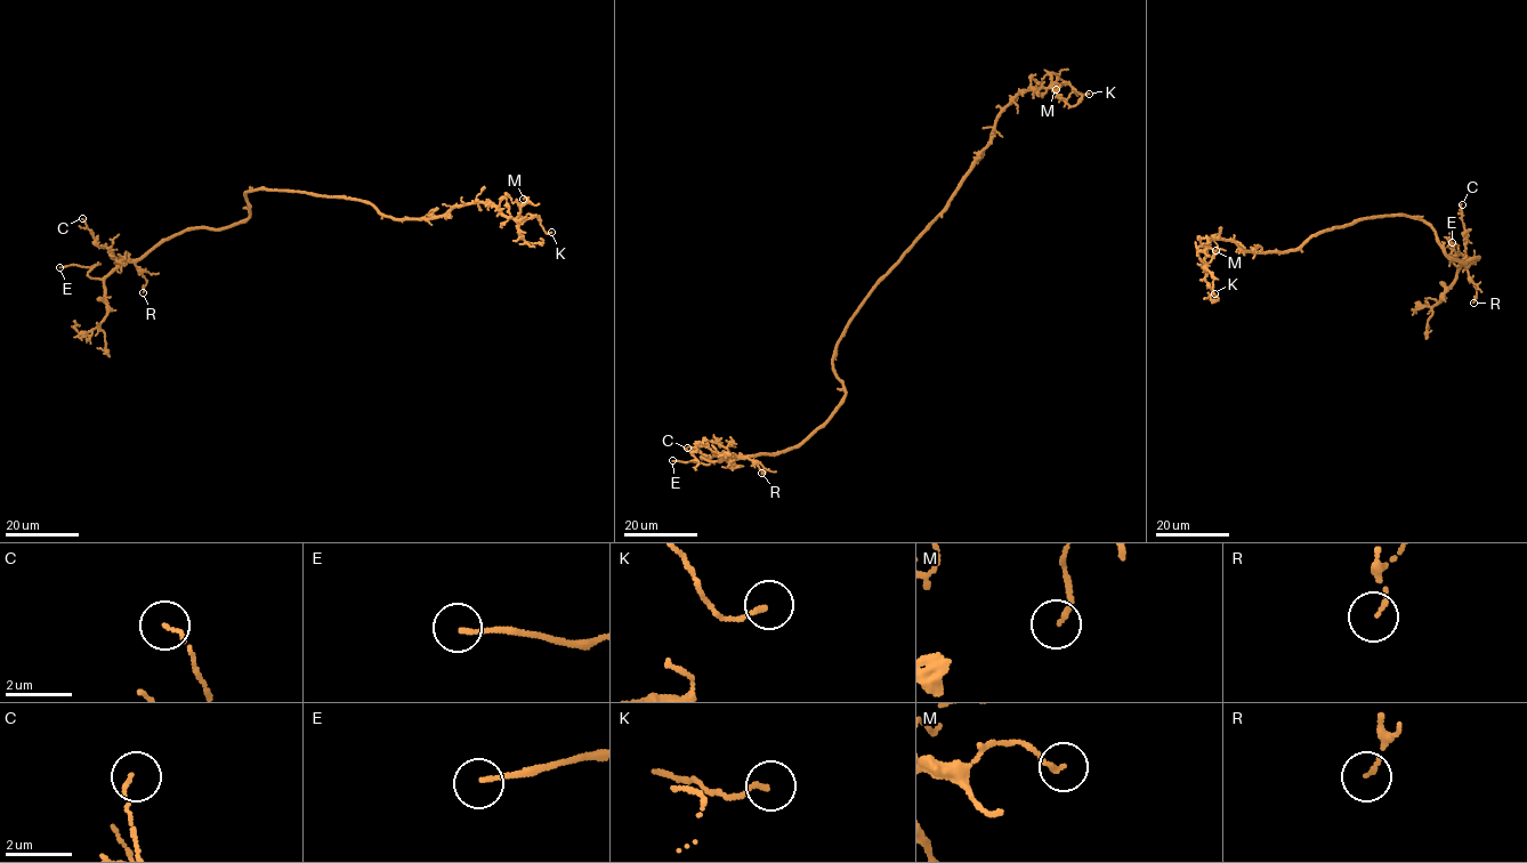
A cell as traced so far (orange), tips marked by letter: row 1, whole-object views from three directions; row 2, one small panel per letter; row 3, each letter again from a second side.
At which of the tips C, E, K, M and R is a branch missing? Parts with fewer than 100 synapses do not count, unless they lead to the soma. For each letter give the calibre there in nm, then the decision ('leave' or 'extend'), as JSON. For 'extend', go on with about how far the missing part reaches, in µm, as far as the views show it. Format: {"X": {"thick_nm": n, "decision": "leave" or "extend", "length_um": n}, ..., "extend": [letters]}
{"C": {"thick_nm": 80, "decision": "leave"}, "E": {"thick_nm": 140, "decision": "extend", "length_um": 15}, "K": {"thick_nm": 120, "decision": "leave"}, "M": {"thick_nm": 140, "decision": "leave"}, "R": {"thick_nm": 110, "decision": "leave"}, "extend": ["E"]}

